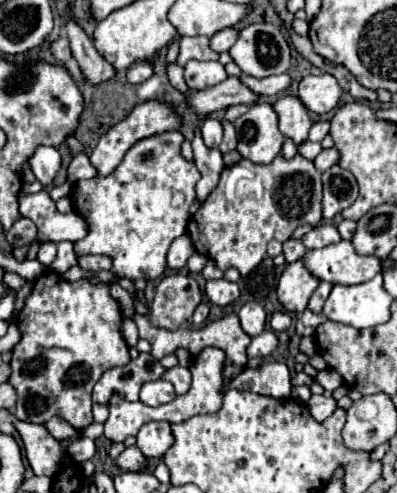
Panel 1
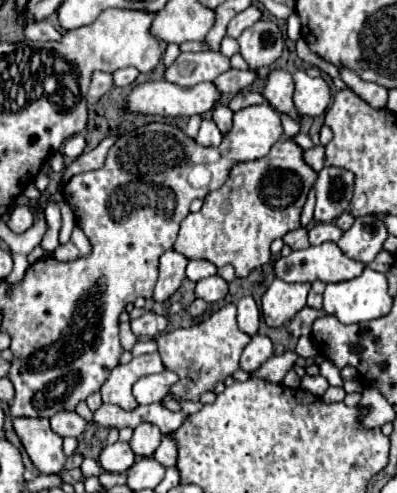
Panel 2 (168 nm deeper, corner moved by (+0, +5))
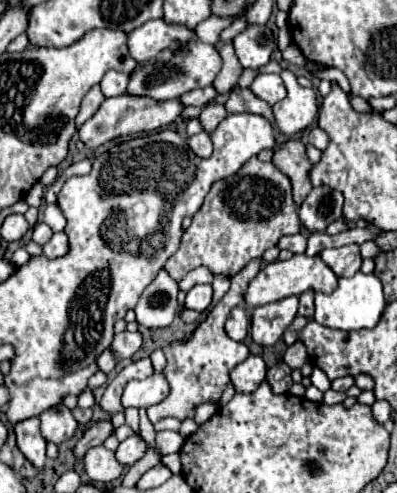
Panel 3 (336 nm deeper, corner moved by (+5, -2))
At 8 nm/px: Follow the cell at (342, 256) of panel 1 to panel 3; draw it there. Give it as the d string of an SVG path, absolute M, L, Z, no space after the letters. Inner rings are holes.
M294 255L288 261L274 261L270 265L266 265L250 283L248 289L244 293L244 307L246 309L254 309L272 301L280 301L284 297L290 295L300 295L304 291L322 291L322 293L332 293L338 285L338 277L332 273L330 267L326 267L322 263L322 259L316 257L308 257L308 255Z

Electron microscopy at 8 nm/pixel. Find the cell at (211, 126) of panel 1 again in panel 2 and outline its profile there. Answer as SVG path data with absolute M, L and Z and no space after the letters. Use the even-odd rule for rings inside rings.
M203 118L201 128L199 128L199 134L197 134L195 140L201 146L219 146L221 140L223 140L223 134L219 132L217 124L211 118Z

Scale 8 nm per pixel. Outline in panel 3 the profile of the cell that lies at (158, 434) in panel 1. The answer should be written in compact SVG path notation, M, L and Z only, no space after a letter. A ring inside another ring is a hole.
M132 435L132 437L124 439L124 441L118 445L118 449L116 449L116 459L118 459L118 463L130 467L130 465L134 465L134 463L144 455L144 451L146 451L144 439L142 439L140 435Z

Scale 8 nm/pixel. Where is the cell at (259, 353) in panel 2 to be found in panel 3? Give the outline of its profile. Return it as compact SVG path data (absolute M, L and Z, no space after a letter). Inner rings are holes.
M250 355L244 363L236 365L230 373L230 381L236 393L252 393L266 379L266 363L258 355Z

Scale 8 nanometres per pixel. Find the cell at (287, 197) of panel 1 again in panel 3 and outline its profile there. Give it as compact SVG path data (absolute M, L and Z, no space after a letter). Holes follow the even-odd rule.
M256 157L244 163L236 175L216 181L200 211L192 217L192 225L184 231L180 249L166 261L166 271L174 281L204 265L214 275L234 277L250 259L262 257L262 253L276 245L280 237L300 231L298 207L292 199L290 179L280 173L274 163L258 161Z

